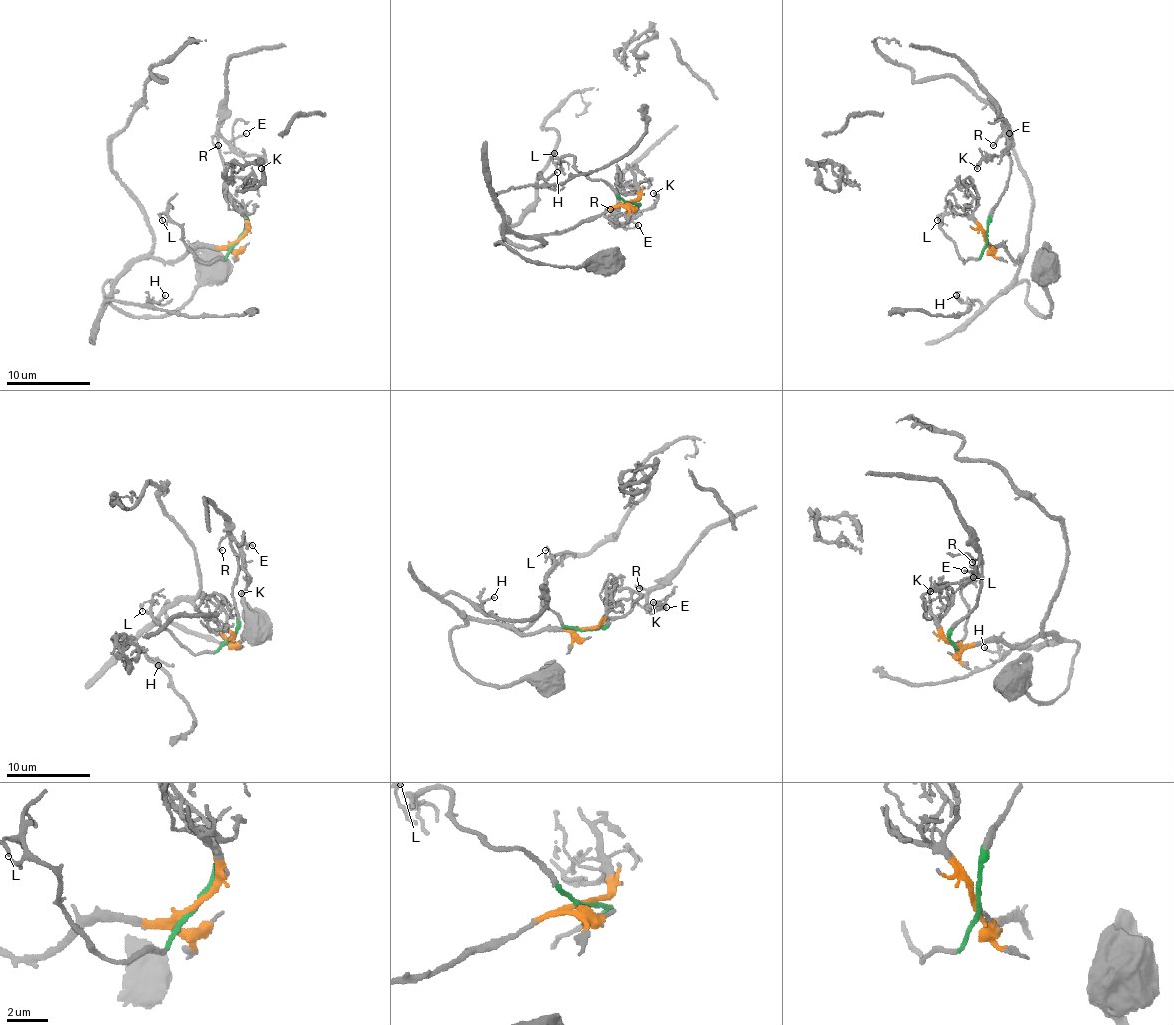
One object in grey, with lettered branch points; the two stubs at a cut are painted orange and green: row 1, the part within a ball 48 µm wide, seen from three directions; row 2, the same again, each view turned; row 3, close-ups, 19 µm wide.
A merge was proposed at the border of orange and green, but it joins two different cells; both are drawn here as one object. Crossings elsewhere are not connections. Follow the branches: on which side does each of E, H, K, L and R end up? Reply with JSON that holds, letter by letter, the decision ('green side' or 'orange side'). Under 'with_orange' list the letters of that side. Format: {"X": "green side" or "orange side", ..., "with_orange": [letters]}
{"E": "green side", "H": "orange side", "K": "green side", "L": "green side", "R": "green side", "with_orange": ["H"]}

